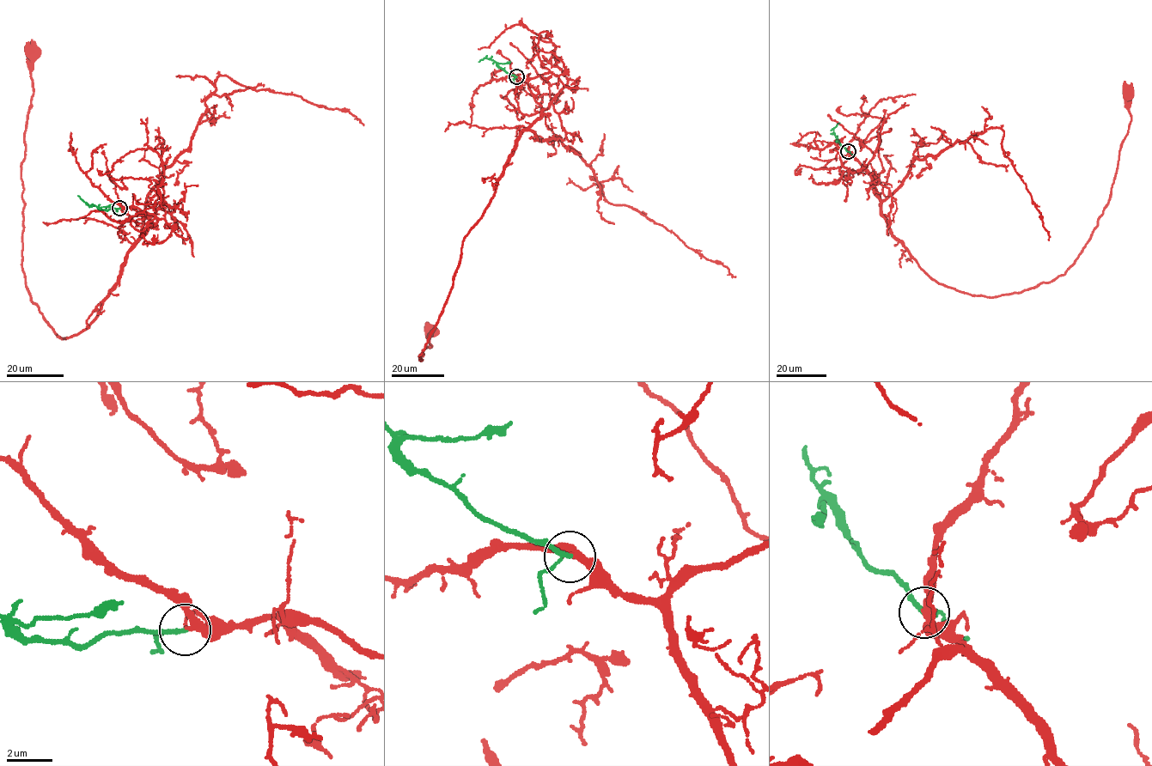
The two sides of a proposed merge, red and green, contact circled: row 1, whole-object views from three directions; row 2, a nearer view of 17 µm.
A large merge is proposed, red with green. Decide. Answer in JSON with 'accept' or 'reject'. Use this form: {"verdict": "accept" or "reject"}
{"verdict": "accept"}

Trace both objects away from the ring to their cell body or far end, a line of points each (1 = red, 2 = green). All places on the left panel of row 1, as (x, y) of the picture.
1: (120, 209), (147, 215), (146, 234), (98, 316), (62, 338), (33, 302), (22, 264), (21, 168), (34, 51)
2: (120, 209), (106, 210), (84, 202), (77, 196)

